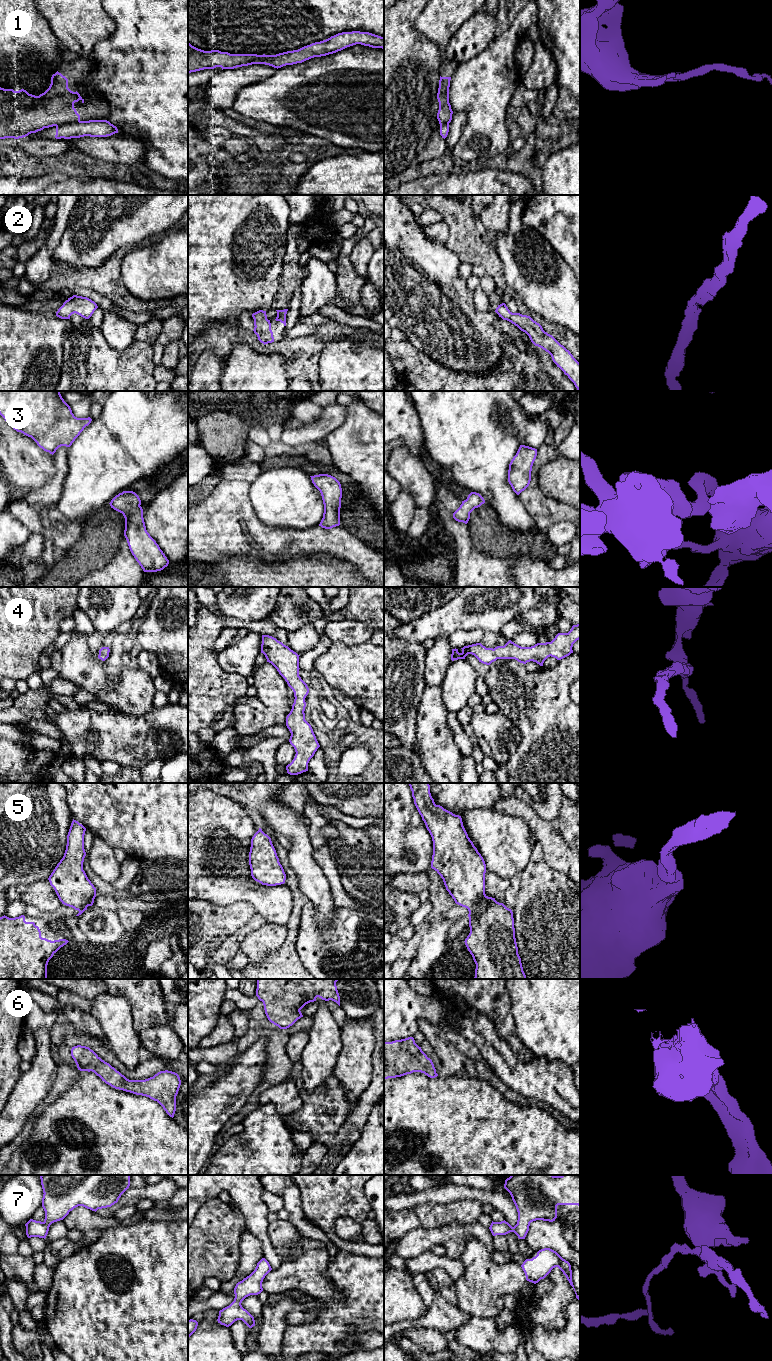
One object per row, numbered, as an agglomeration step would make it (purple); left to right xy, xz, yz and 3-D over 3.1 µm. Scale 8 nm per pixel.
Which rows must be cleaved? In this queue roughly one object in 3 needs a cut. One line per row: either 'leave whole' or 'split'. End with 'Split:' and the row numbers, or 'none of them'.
1: split
2: leave whole
3: leave whole
4: leave whole
5: leave whole
6: leave whole
7: leave whole
Split: 1

